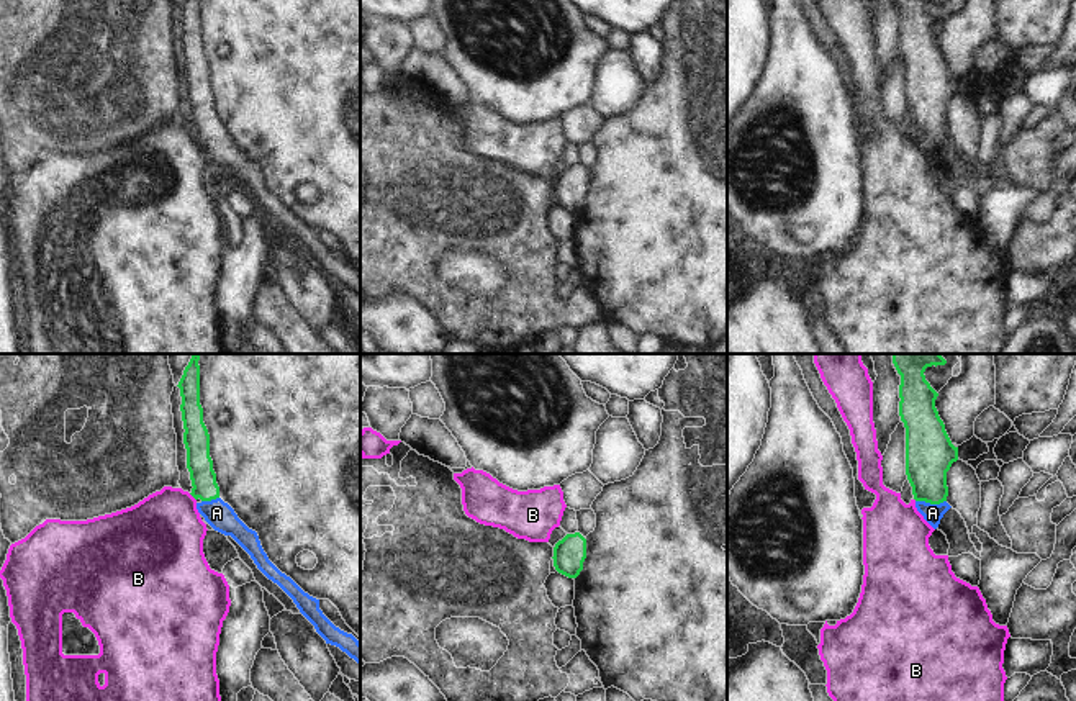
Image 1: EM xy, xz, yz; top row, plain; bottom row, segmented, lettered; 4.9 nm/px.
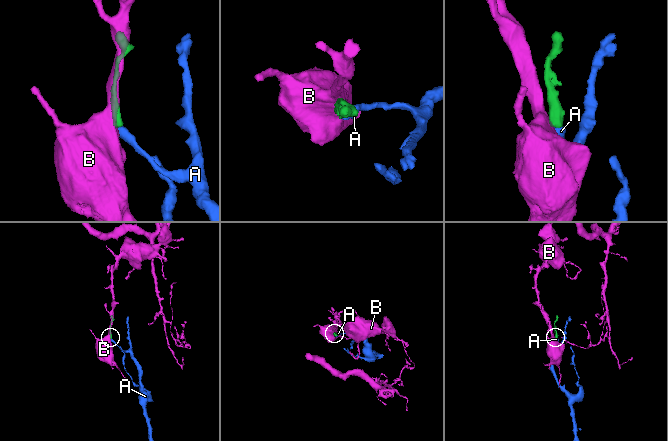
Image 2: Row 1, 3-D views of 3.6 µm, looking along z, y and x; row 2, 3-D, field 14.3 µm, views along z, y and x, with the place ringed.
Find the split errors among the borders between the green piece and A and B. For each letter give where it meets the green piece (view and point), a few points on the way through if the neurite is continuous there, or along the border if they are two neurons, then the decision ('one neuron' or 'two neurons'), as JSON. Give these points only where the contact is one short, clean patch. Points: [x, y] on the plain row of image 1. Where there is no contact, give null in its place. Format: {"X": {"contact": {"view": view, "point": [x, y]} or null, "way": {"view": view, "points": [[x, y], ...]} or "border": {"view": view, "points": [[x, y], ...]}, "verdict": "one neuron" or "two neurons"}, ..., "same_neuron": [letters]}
{"A": {"contact": {"view": "yz", "point": [931, 136]}, "way": {"view": "yz", "points": [[929, 85], [931, 136], [932, 146]]}, "verdict": "one neuron"}, "B": {"contact": {"view": "xy", "point": [192, 128]}, "border": {"view": "xy", "points": [[189, 126], [195, 133]]}, "verdict": "two neurons"}, "same_neuron": ["A"]}

